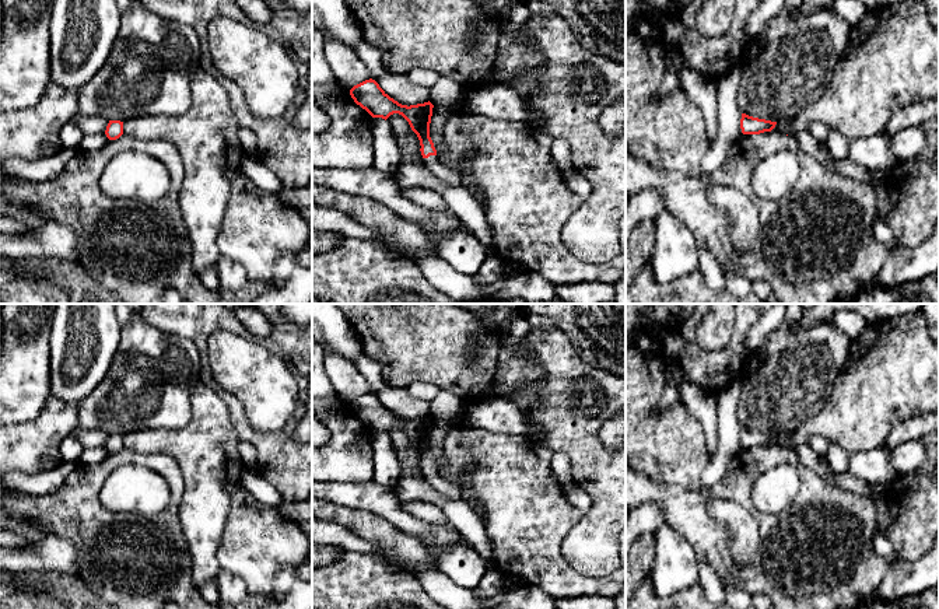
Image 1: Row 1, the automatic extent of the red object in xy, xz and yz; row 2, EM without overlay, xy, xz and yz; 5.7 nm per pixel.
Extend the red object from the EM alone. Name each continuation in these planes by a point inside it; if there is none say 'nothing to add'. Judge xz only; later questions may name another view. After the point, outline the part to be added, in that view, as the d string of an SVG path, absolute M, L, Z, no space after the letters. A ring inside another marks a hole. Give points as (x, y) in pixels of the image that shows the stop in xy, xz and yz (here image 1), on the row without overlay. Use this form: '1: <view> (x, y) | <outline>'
1: xz (448, 490) | M430 469L428 472L424 472L424 476L427 477L428 483L445 498L448 500L459 500L462 498L462 489L448 483L446 480L441 479L438 476L437 469Z

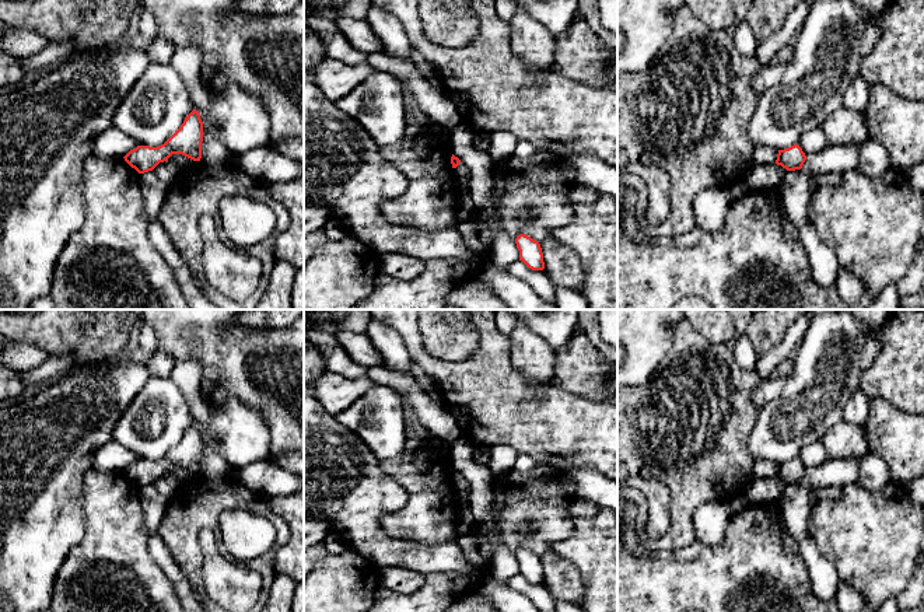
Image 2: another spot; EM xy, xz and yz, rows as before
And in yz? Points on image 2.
nothing to add

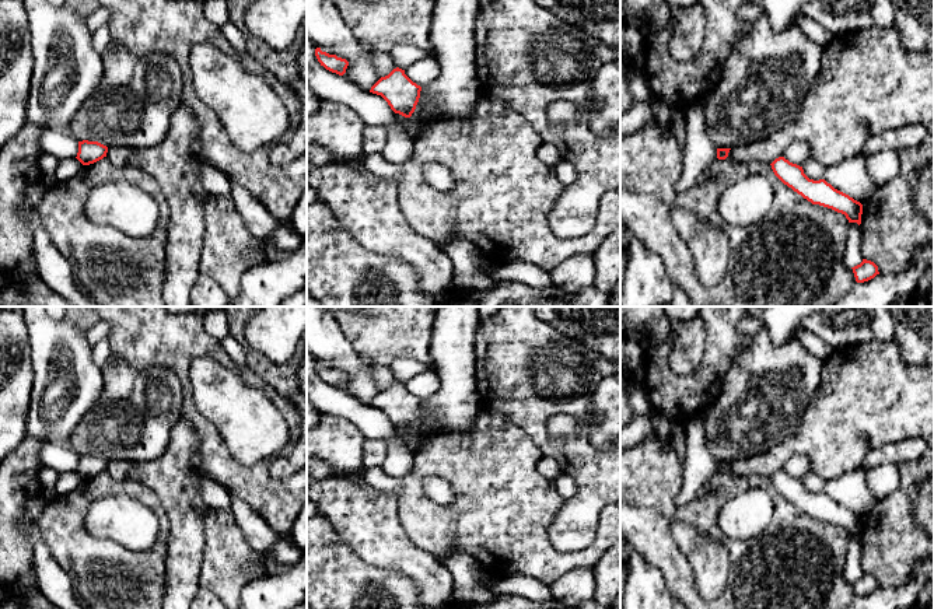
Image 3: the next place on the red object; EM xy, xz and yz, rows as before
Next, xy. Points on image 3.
nothing to add

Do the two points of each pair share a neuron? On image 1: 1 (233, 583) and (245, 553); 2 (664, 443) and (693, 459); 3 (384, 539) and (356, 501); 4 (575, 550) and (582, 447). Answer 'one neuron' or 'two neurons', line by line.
1: two neurons
2: one neuron
3: two neurons
4: one neuron

